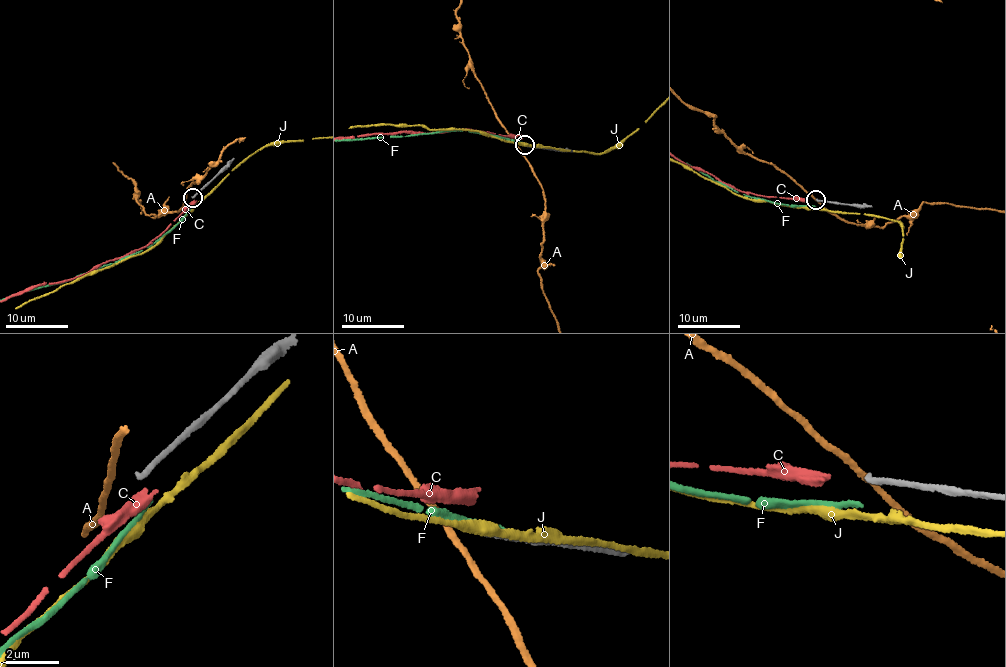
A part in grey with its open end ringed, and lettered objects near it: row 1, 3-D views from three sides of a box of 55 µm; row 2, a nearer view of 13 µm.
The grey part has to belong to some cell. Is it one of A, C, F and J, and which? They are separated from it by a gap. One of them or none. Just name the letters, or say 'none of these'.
none of these

